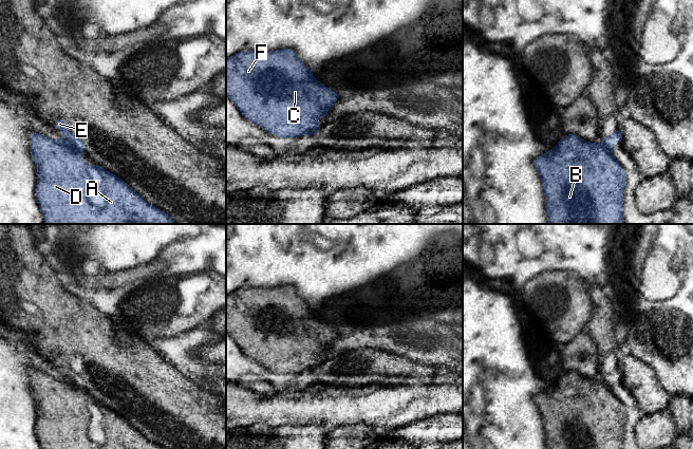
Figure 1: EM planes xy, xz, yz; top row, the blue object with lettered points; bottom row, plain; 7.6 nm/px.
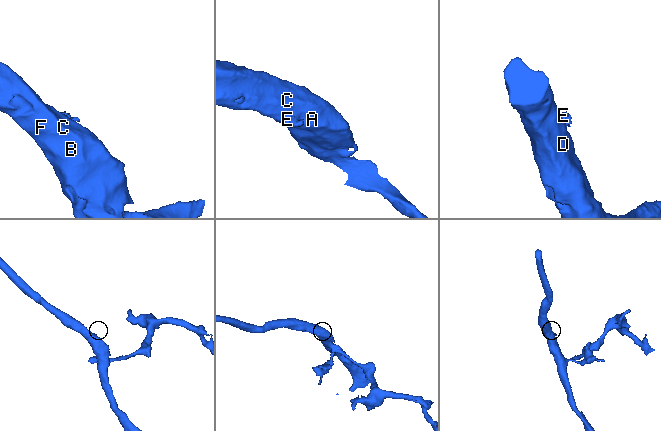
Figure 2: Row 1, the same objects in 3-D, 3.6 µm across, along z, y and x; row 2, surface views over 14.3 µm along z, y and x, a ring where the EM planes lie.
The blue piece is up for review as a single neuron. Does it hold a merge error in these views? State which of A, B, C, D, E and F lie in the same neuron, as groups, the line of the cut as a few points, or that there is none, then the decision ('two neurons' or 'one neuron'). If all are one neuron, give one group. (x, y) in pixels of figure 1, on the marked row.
A B C D F / E | xy (64, 142), (81, 152) | two neurons

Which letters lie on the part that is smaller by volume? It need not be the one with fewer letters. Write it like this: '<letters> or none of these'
E

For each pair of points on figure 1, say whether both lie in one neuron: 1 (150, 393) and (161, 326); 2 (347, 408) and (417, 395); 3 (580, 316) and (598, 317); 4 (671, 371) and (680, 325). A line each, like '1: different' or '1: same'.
1: different
2: same
3: different
4: same

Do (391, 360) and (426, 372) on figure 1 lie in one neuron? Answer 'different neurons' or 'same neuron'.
same neuron

